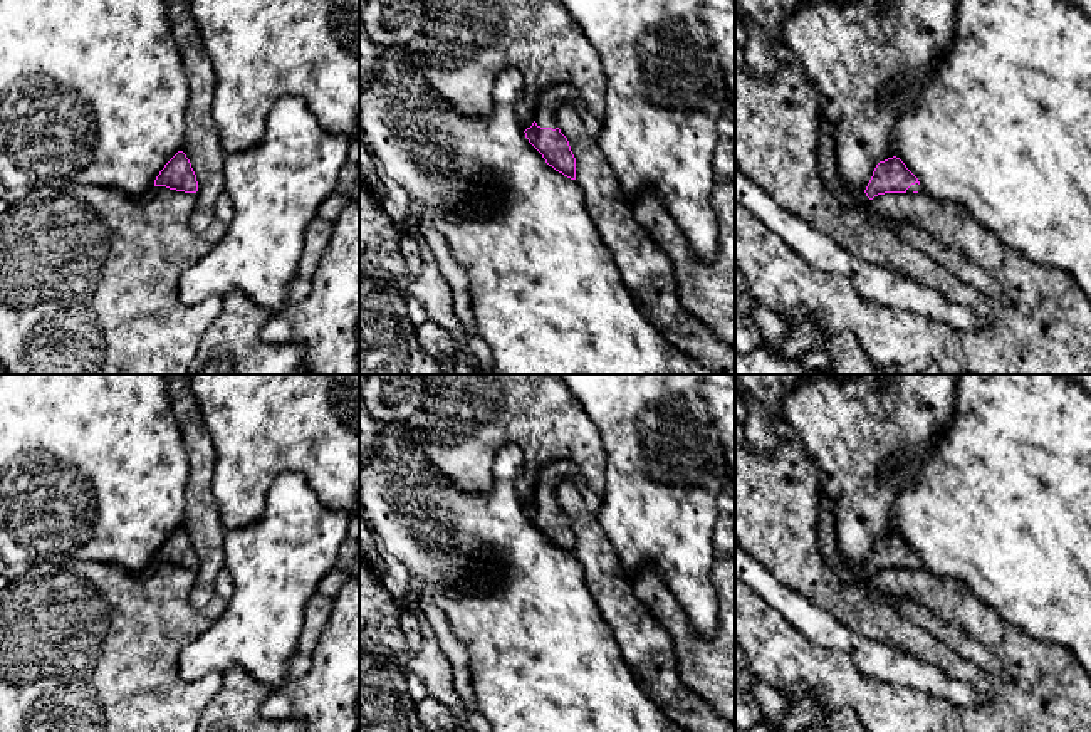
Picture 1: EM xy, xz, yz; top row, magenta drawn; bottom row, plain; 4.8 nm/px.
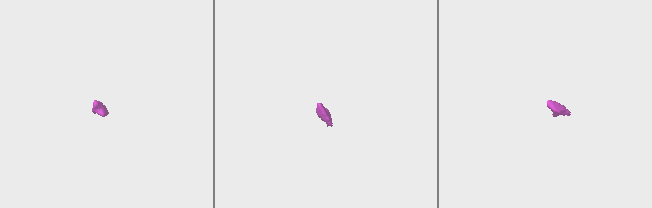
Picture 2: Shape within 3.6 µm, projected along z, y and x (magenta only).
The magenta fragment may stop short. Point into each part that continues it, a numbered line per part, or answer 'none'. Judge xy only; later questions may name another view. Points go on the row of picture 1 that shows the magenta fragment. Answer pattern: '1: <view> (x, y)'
none

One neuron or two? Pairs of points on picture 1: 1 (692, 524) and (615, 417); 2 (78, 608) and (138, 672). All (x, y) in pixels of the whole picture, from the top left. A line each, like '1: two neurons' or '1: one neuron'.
1: one neuron
2: one neuron

